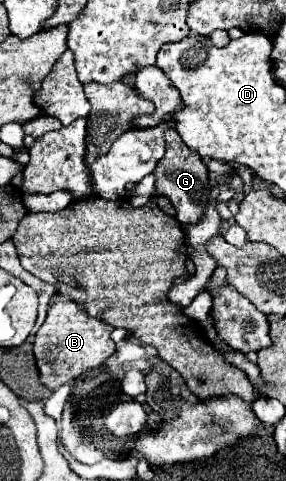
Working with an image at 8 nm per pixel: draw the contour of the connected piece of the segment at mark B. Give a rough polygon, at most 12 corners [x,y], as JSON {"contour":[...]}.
{"contour":[[55,296],[35,334],[49,390],[101,366],[113,328]]}

